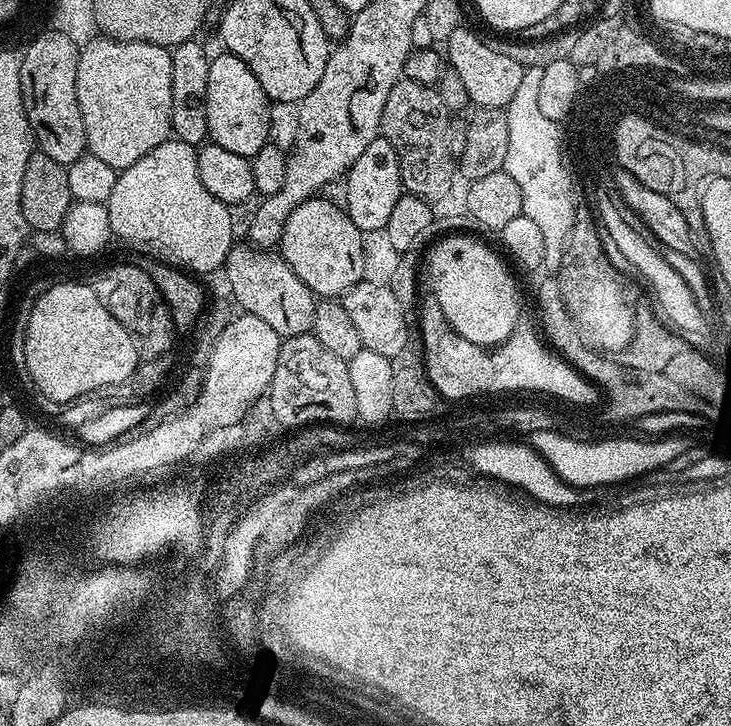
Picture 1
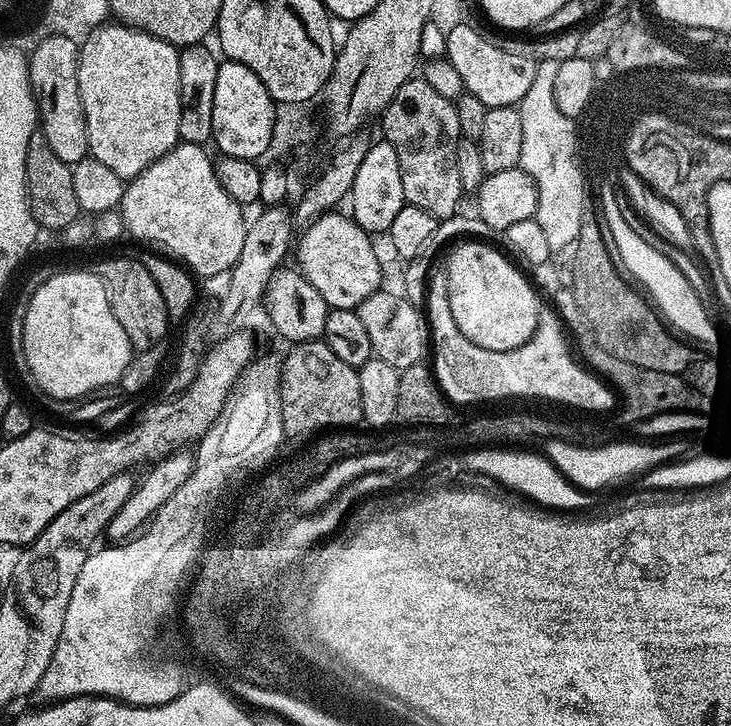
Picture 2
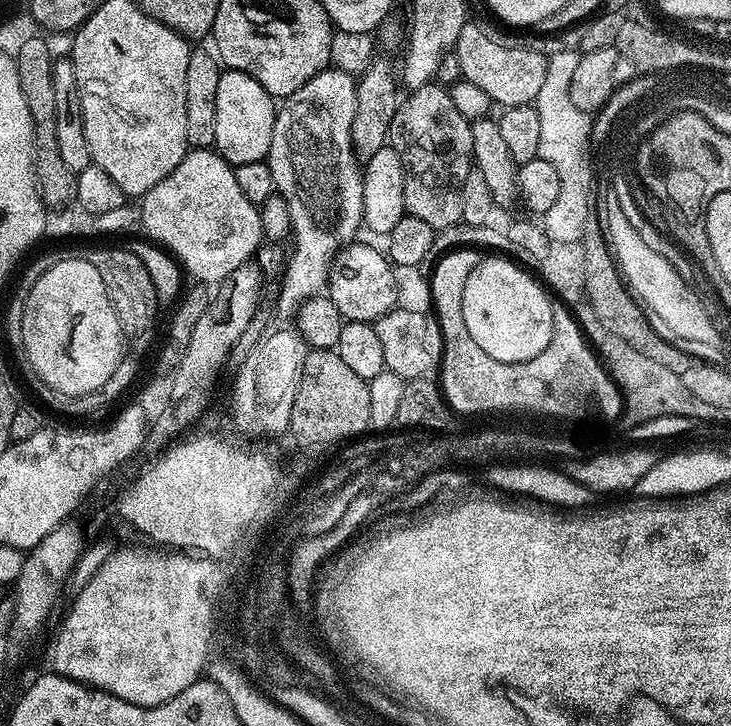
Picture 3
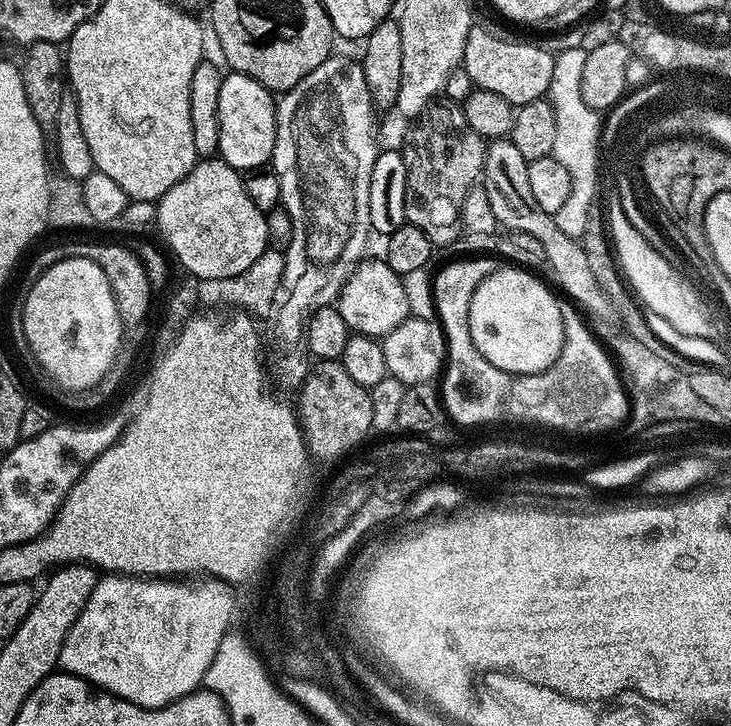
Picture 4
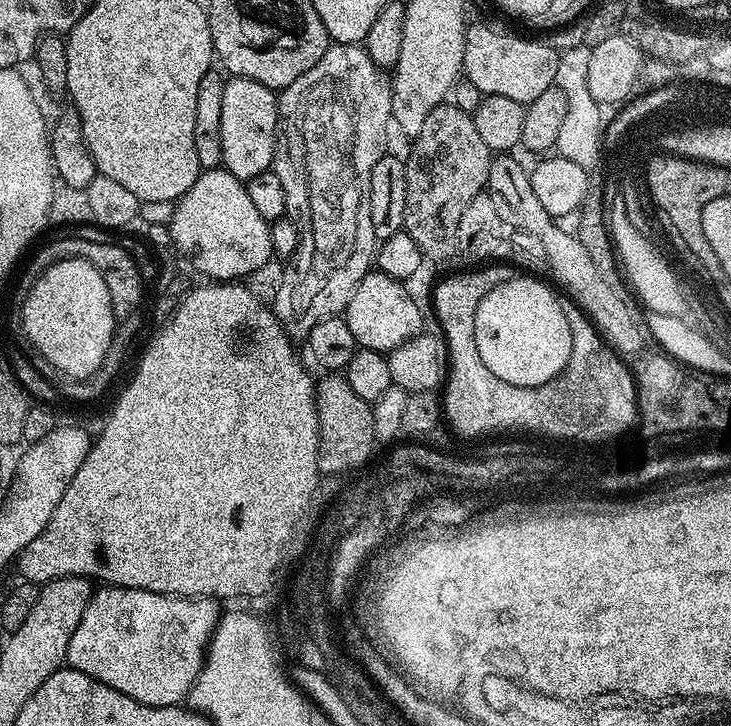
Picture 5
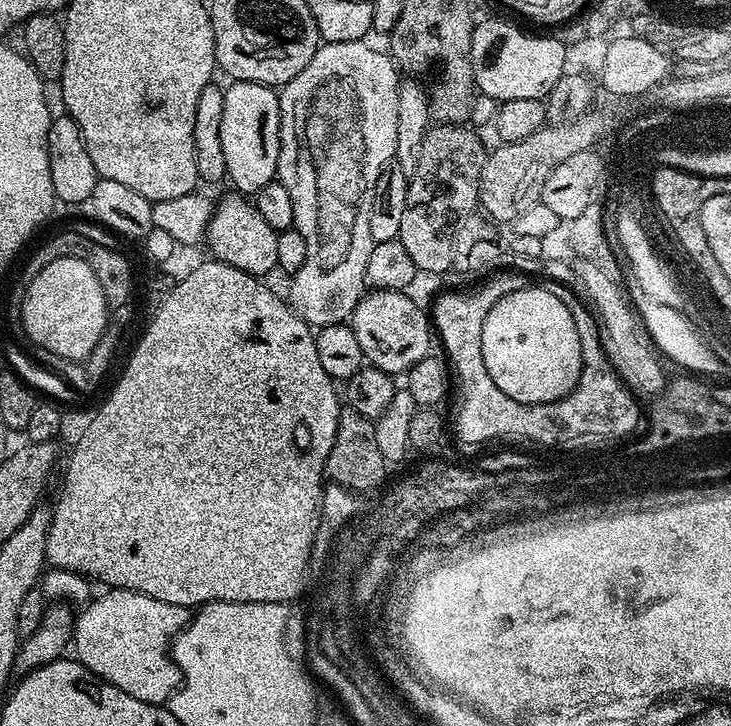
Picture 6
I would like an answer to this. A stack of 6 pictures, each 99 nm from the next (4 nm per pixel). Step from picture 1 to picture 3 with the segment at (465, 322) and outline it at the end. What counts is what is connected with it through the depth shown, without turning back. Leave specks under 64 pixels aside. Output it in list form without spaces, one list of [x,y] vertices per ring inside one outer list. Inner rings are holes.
[[[481,259],[480,263],[466,278],[465,289],[462,290],[462,319],[471,338],[483,345],[490,358],[503,363],[522,363],[534,358],[551,342],[554,317],[552,315],[553,301],[548,301],[549,293],[542,289],[541,281],[530,273],[523,272],[516,264],[508,260]]]

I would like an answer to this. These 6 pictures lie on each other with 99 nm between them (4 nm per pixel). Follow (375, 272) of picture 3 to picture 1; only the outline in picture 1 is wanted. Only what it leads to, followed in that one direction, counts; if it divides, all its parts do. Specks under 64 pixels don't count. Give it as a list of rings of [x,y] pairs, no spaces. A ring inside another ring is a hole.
[[[324,199],[304,200],[293,210],[282,230],[278,252],[288,263],[290,270],[294,270],[294,274],[298,274],[298,278],[302,278],[302,282],[306,282],[308,289],[317,297],[340,298],[364,279],[364,251],[362,250],[364,233],[358,230],[358,226],[354,226],[347,211],[339,203],[331,204]]]

